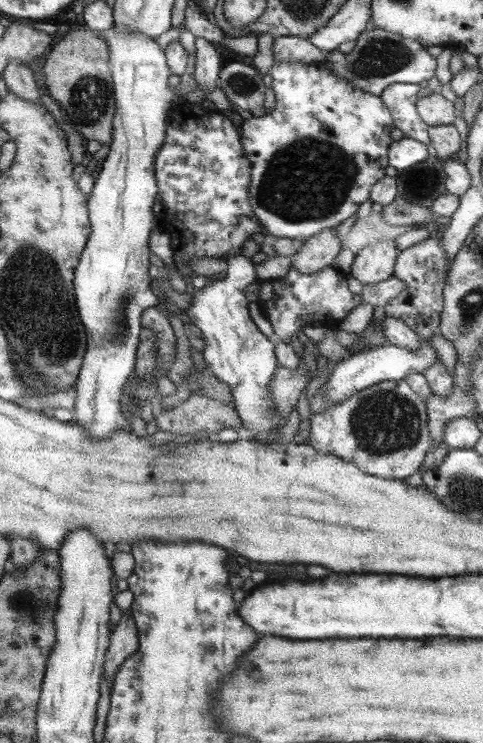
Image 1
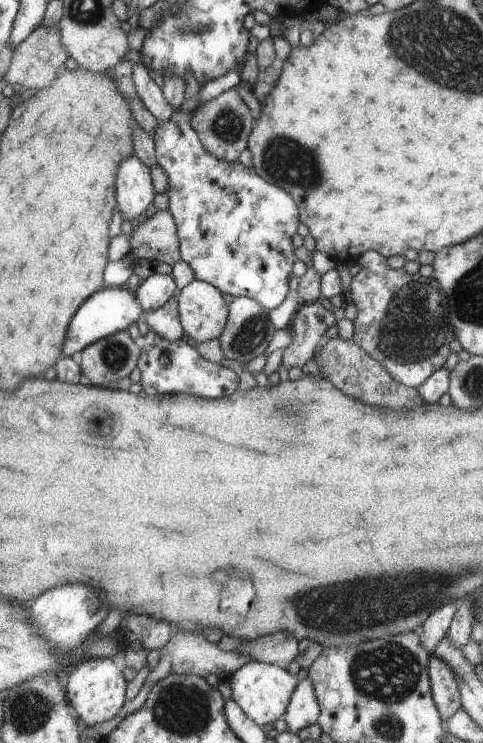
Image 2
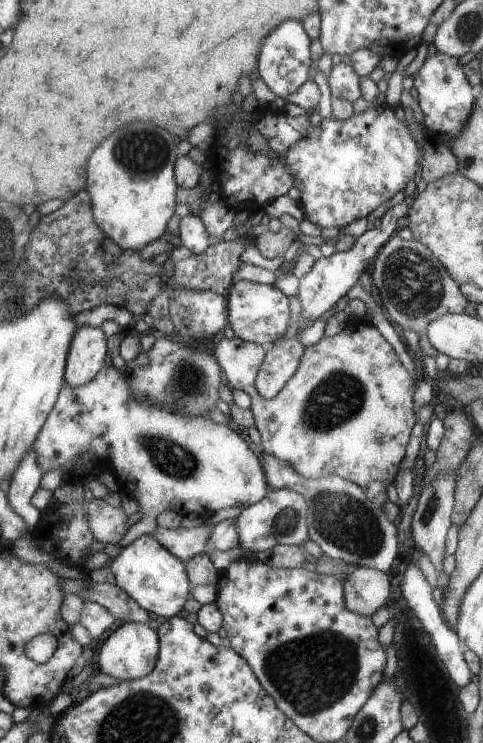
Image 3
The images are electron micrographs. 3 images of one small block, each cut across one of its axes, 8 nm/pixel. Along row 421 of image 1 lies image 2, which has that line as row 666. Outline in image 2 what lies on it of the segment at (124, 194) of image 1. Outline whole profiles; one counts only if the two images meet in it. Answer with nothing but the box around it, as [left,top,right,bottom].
[65,657,125,726]

